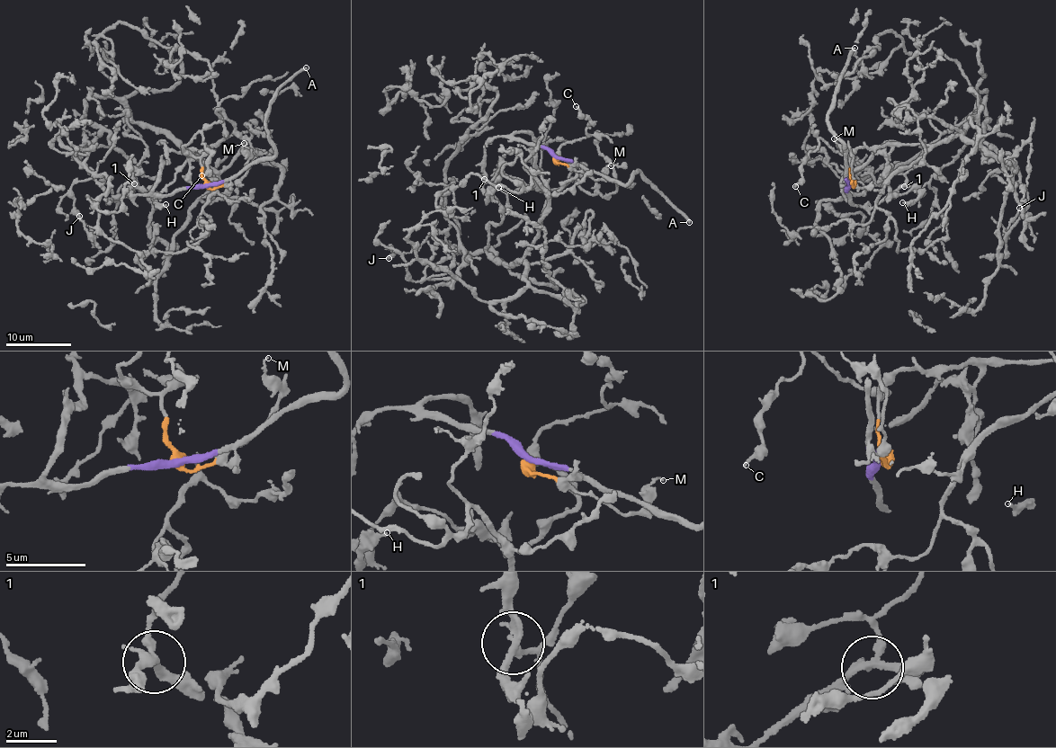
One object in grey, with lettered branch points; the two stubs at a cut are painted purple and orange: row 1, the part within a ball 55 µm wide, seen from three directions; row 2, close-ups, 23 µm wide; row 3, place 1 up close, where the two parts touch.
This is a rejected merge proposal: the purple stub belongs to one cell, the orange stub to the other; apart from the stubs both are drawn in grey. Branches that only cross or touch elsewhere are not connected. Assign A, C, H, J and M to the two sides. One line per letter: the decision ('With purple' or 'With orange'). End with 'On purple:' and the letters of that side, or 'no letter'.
A: With purple
C: With orange
H: With purple
J: With orange
M: With orange
On purple: A, H

